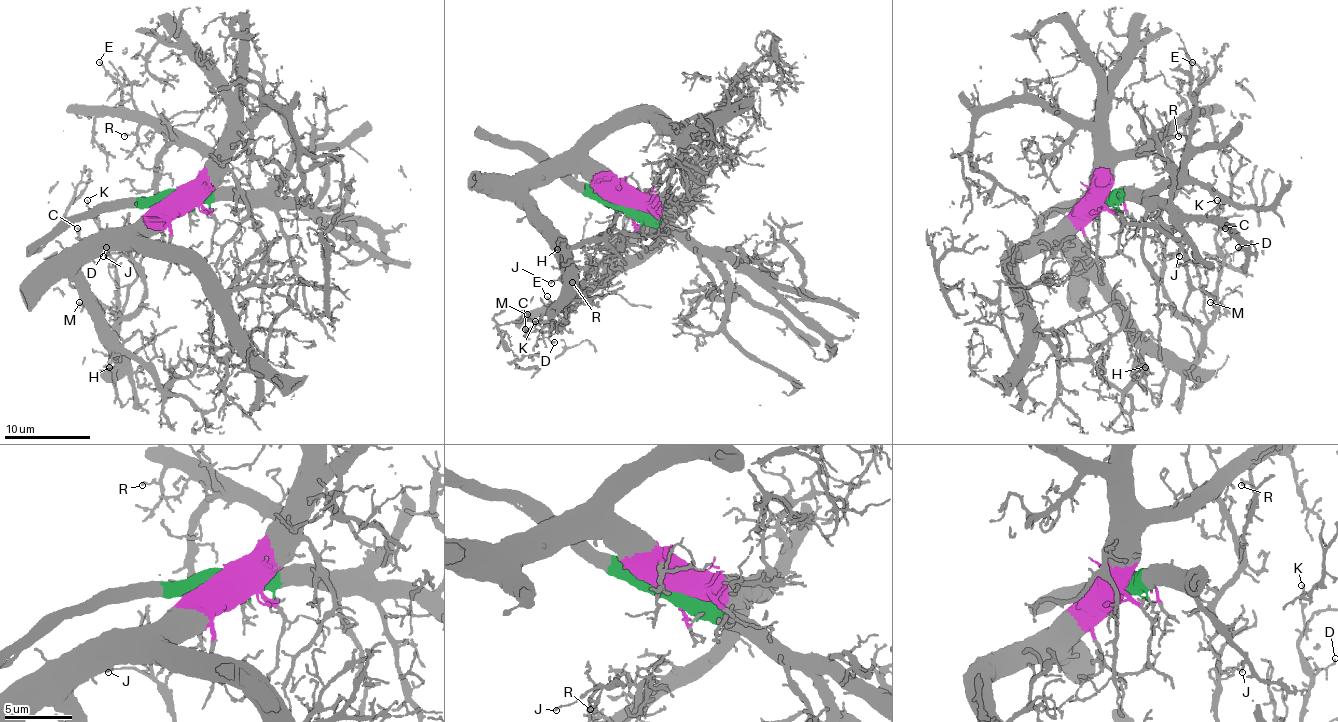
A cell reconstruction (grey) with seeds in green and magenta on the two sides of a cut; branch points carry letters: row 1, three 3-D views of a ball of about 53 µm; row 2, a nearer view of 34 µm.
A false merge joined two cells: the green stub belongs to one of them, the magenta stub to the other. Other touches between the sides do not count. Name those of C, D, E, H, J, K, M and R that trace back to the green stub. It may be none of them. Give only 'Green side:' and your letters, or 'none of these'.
Green side: none of these

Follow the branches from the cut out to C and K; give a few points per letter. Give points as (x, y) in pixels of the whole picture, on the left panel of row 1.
C: (176, 199), (156, 206), (81, 266), (83, 305), (122, 363), (117, 270), (98, 249), (81, 240), (76, 227)
K: (176, 199), (156, 206), (81, 266), (83, 305), (122, 363), (117, 270), (87, 199)

